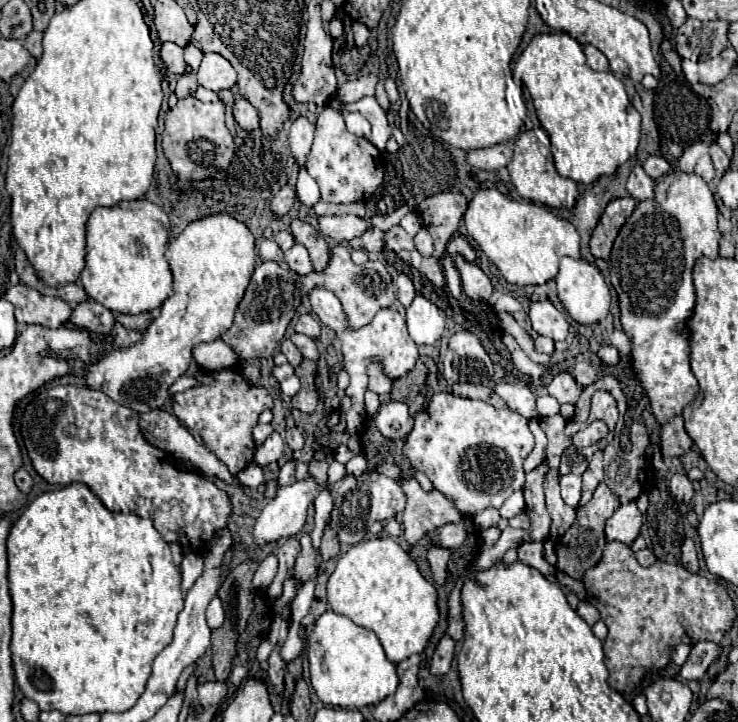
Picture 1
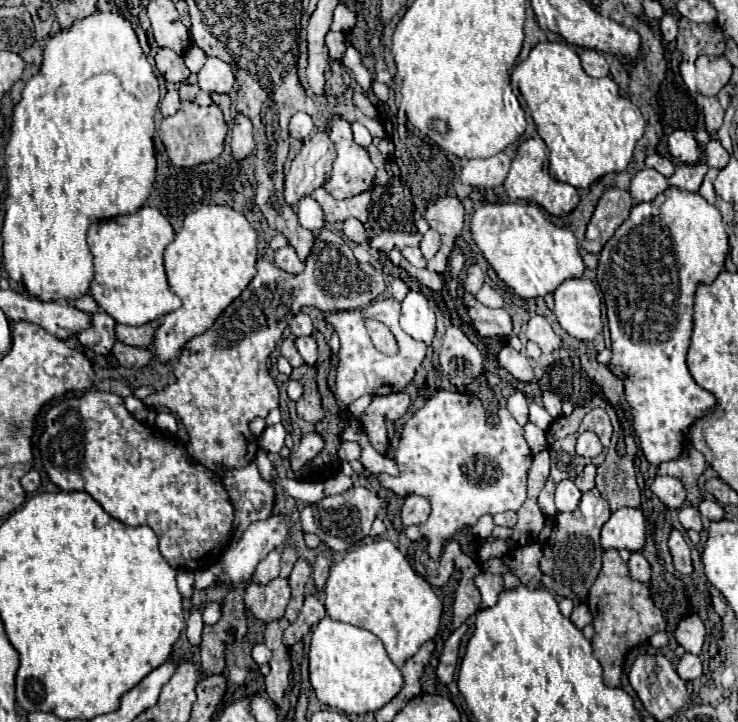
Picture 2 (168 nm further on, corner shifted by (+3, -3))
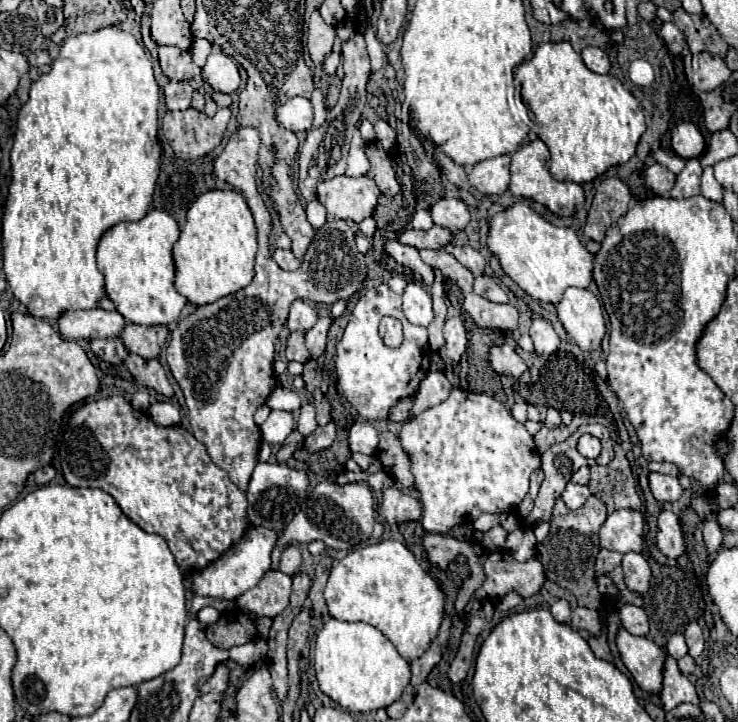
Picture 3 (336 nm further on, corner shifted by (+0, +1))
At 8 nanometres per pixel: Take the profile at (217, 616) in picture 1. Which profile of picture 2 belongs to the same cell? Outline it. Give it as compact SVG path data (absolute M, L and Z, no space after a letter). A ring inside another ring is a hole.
M208 602L202 612L202 620L204 620L204 624L216 624L220 620L220 604Z

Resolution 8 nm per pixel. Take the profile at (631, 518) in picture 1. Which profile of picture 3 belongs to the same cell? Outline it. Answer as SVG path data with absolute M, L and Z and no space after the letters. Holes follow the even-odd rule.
M615 510L601 526L601 548L621 554L643 550L643 516L637 510Z

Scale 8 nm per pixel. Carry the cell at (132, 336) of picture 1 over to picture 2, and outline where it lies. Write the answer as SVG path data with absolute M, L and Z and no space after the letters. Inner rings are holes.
M116 340L112 354L122 366L146 366L152 360L152 352L146 348L134 348Z

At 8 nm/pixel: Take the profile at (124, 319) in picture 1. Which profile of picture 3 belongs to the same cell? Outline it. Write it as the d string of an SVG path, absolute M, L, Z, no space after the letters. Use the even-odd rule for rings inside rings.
M129 322L125 326L123 334L121 334L121 340L123 340L127 352L137 354L143 360L157 358L161 346L165 344L165 338L167 338L169 330L165 326L155 326L155 334L157 336L153 336L153 340L151 340L149 332L153 332L153 326L139 326L139 324L131 324Z

